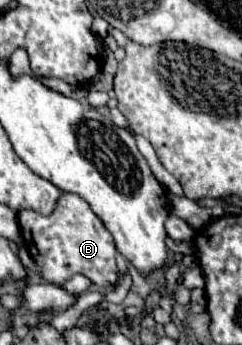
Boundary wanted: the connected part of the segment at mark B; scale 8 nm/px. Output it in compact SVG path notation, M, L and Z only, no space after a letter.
M64 192L52 216L40 216L34 210L22 210L18 212L18 222L24 246L48 282L62 286L74 274L88 276L100 288L108 288L118 282L116 246L112 234L80 196Z

